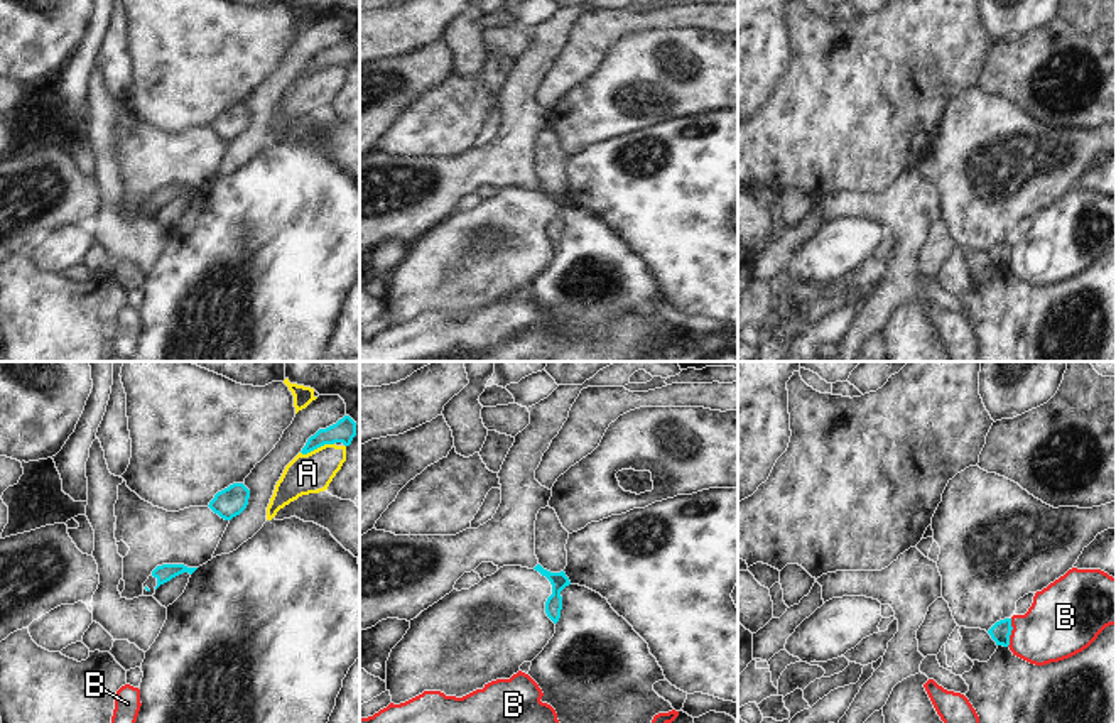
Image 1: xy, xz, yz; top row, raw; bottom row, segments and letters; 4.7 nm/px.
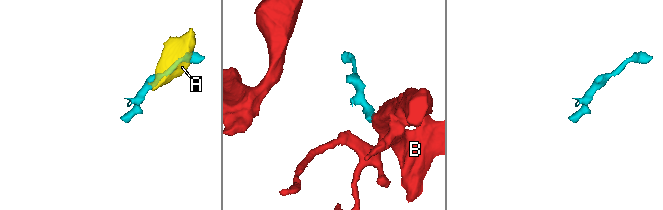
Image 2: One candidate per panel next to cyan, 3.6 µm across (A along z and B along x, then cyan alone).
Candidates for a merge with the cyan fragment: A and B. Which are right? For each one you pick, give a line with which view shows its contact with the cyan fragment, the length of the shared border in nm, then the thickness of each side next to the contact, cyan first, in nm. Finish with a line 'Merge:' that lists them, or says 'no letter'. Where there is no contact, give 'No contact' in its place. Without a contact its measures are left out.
Merge: no letter

